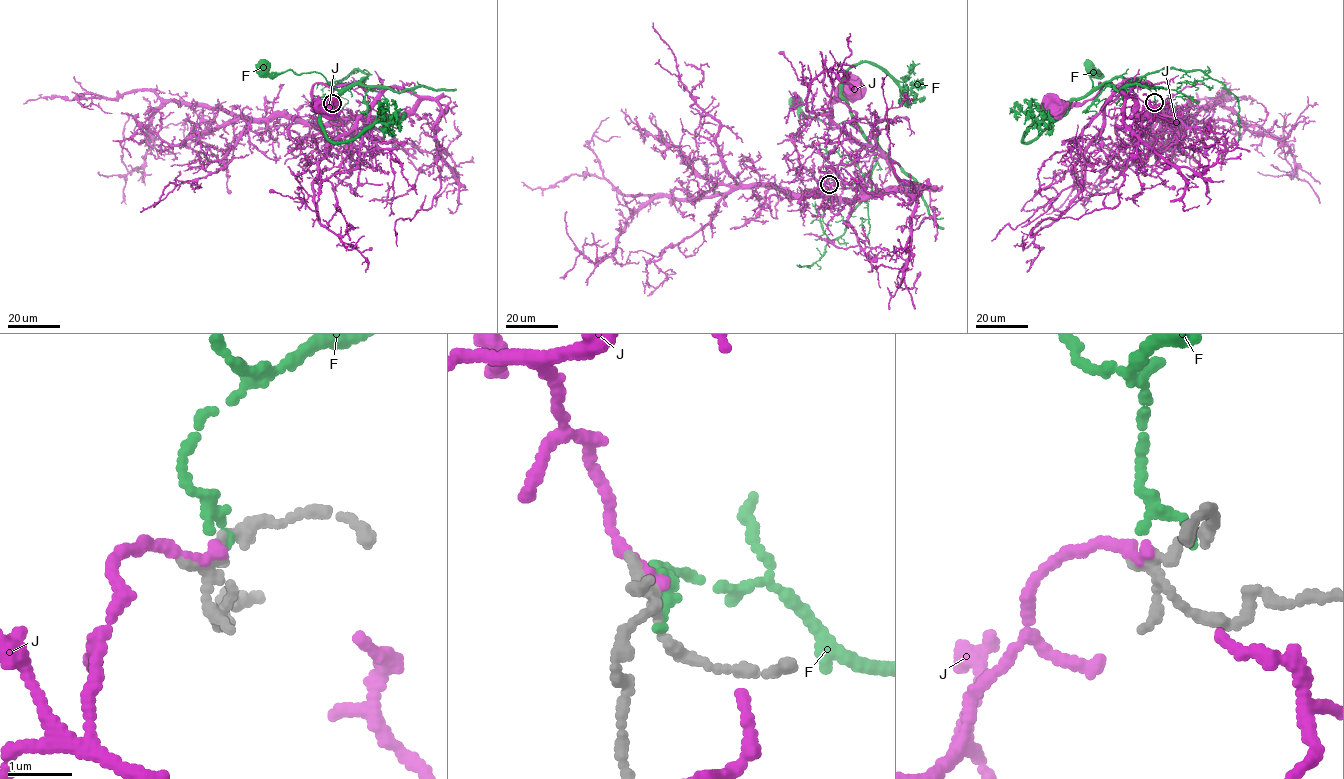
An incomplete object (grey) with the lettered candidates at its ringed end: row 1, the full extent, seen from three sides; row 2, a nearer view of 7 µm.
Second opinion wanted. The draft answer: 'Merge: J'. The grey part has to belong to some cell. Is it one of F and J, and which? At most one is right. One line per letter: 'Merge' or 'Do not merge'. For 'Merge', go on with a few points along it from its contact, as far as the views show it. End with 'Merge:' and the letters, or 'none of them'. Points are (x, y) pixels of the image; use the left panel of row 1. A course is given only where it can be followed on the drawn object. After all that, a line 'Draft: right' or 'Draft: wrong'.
F: Do not merge
J: Do not merge
Merge: none of them
Draft: wrong

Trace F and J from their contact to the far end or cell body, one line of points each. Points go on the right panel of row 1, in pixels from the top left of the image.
F: (1156, 101), (1153, 87), (1120, 77), (1093, 89), (1090, 73), (1100, 72), (1091, 71)
J: (1154, 102), (1148, 117), (1161, 115), (1138, 113), (1130, 86), (1100, 82), (1084, 103), (1058, 105)

